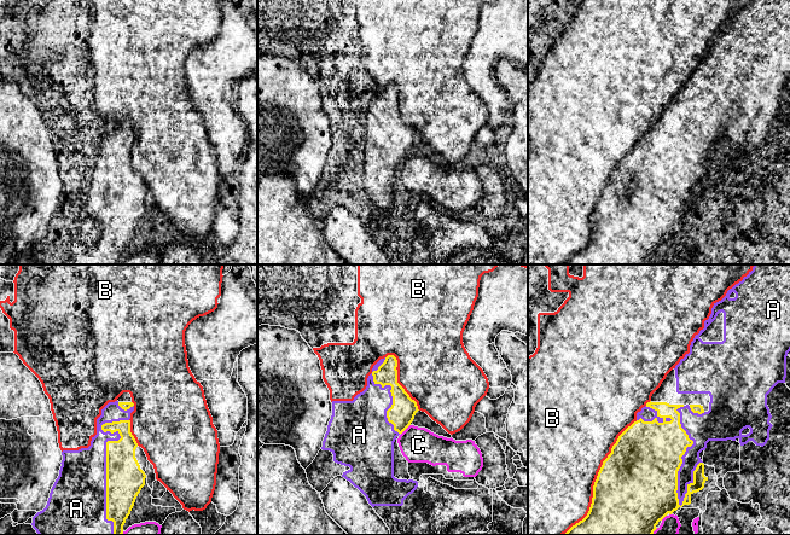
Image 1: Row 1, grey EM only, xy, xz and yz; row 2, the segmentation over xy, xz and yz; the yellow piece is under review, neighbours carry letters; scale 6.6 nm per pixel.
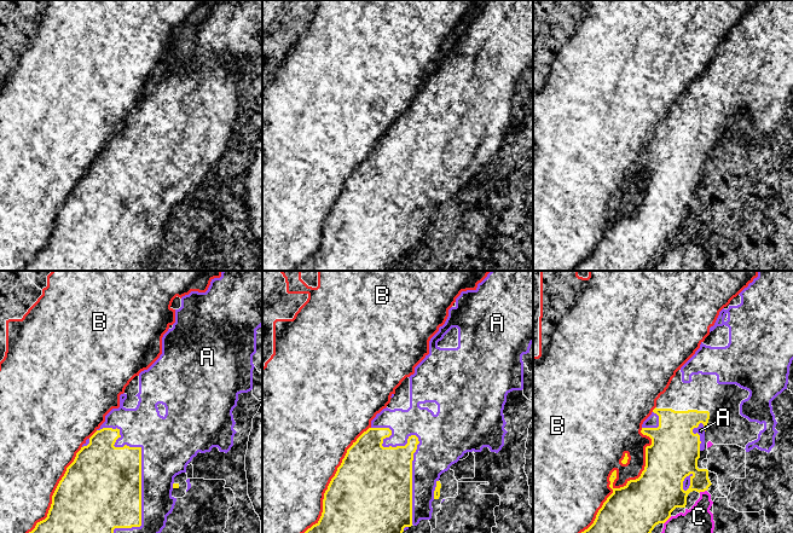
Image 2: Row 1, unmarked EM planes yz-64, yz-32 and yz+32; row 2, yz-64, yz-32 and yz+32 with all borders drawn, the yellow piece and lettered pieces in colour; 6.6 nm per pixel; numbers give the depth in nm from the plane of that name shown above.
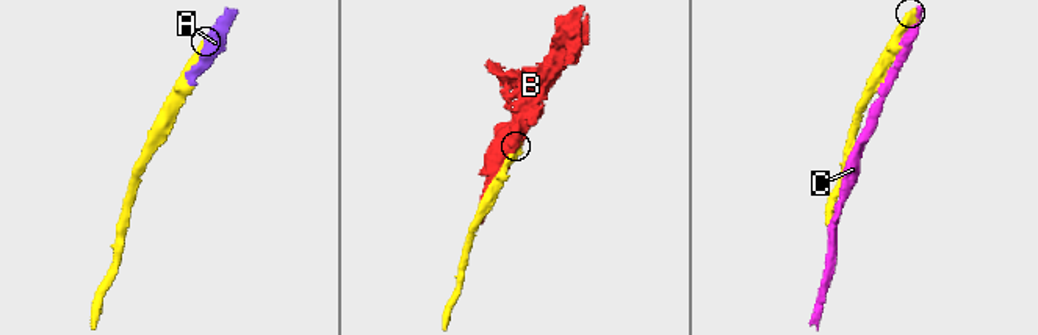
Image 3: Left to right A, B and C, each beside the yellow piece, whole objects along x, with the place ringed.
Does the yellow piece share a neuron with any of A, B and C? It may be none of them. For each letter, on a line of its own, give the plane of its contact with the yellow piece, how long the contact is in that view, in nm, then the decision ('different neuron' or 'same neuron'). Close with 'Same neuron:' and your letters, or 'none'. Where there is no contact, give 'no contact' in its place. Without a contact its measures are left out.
A: xy | 750 nm | same neuron
B: yz | 900 nm | different neuron
C: xz | 90 nm | different neuron
Same neuron: A

